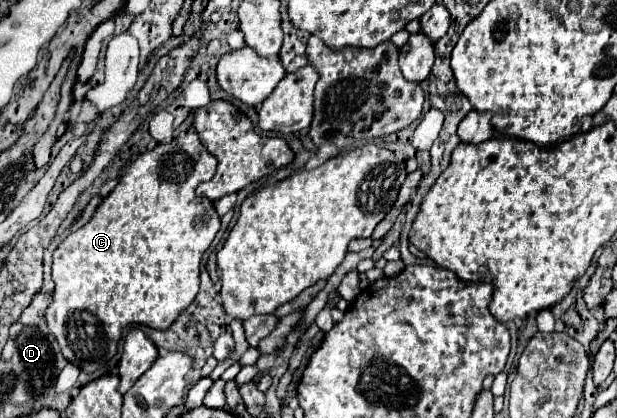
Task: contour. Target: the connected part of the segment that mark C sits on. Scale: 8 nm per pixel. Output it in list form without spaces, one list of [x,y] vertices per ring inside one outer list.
[[[188,131],[184,135],[180,135],[176,141],[172,143],[166,143],[166,145],[156,145],[152,151],[146,151],[142,153],[136,161],[128,163],[124,169],[122,169],[122,175],[120,175],[120,183],[116,185],[116,189],[102,201],[102,205],[96,209],[94,217],[78,231],[70,233],[62,243],[60,247],[54,251],[54,265],[52,265],[52,279],[56,283],[56,289],[54,289],[54,295],[52,295],[52,303],[48,305],[46,309],[46,325],[48,329],[54,333],[58,345],[60,345],[60,351],[64,355],[64,359],[68,363],[74,363],[76,367],[80,367],[82,371],[86,373],[94,373],[98,369],[102,369],[118,351],[118,341],[120,341],[120,335],[122,335],[122,329],[130,327],[130,325],[146,325],[146,327],[152,327],[152,329],[166,329],[174,323],[174,319],[194,301],[196,293],[198,293],[198,287],[200,287],[200,259],[204,255],[204,251],[210,247],[214,235],[218,233],[220,229],[220,217],[216,215],[214,211],[214,205],[208,201],[208,199],[202,199],[196,195],[196,187],[204,181],[210,181],[216,173],[216,159],[206,153],[204,145],[200,143],[198,135],[194,131]]]

